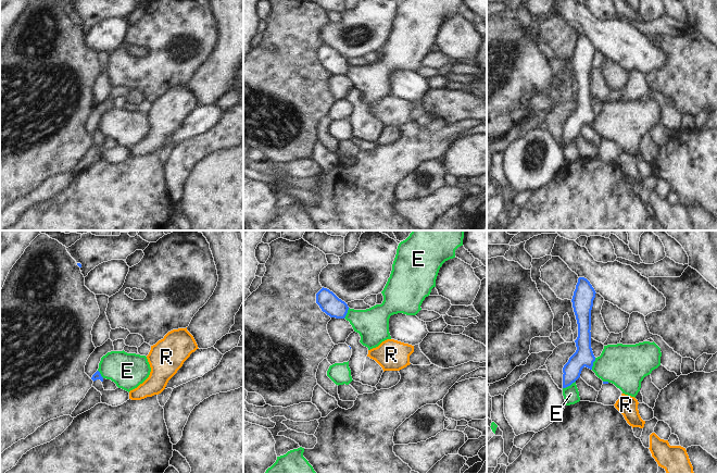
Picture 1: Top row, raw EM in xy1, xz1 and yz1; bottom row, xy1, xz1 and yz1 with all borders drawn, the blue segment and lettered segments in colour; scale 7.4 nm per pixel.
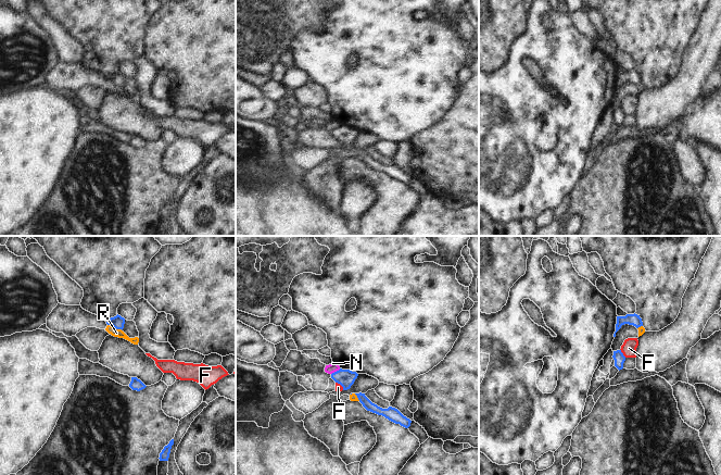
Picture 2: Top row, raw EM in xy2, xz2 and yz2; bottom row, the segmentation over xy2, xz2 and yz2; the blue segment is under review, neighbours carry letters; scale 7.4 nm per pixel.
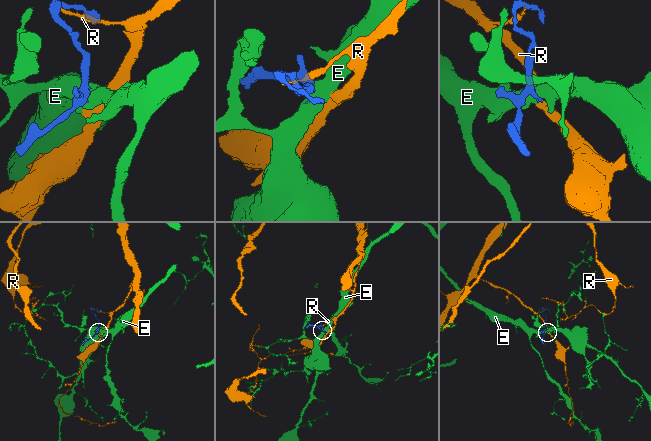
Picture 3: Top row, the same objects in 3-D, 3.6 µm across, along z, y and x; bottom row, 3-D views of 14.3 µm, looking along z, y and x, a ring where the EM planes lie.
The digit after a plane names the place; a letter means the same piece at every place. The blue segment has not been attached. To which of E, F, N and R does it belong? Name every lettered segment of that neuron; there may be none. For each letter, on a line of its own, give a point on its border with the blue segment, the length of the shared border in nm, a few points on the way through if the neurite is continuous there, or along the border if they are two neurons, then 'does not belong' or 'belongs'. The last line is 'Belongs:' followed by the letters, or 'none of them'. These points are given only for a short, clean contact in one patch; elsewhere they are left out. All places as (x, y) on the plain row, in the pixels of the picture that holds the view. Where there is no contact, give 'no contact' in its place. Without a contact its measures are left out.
E: contact yz1 (568, 141); length 110 nm; does not belong
F: contact yz2 (622, 110); length 80 nm; border yz2 (620, 105), (625, 113); does not belong
N: contact xz2 (337, 127); length 80 nm; border xz2 (340, 125), (331, 130); does not belong
R: contact xy2 (115, 84); length 120 nm; border xy2 (108, 80), (122, 87); does not belong
Belongs: none of them

